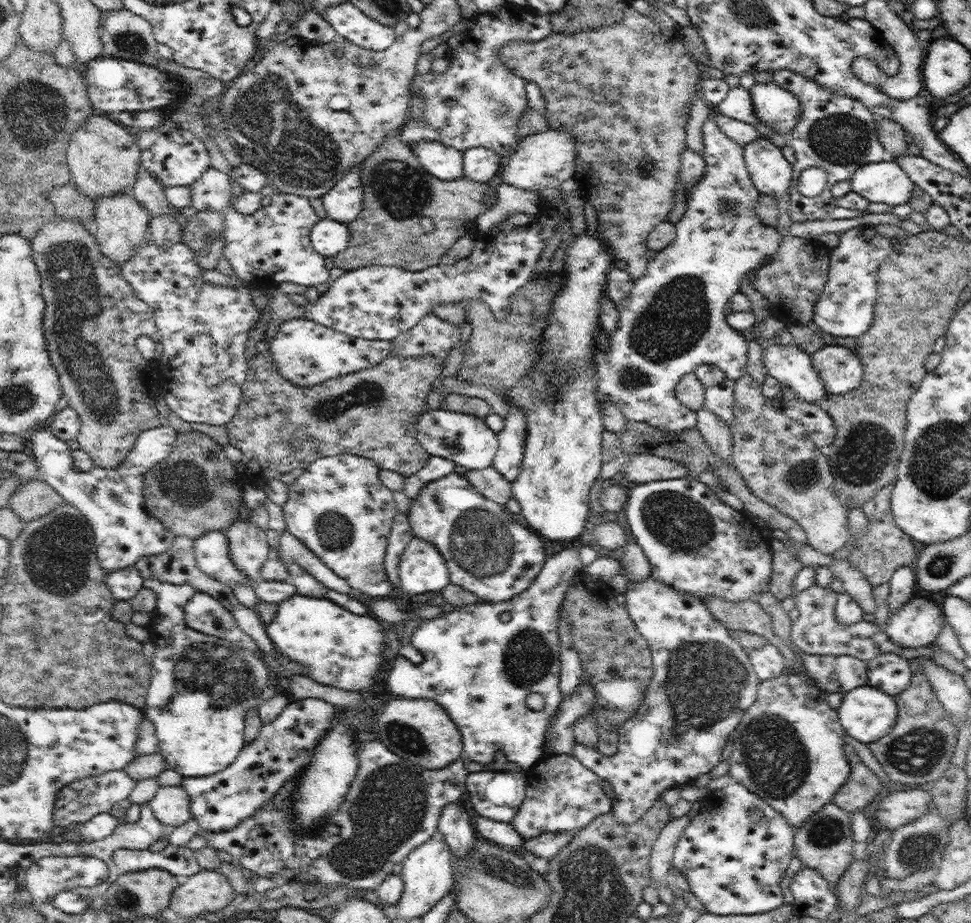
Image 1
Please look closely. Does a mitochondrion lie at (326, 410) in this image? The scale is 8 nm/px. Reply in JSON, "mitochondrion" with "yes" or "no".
{"mitochondrion":"yes"}

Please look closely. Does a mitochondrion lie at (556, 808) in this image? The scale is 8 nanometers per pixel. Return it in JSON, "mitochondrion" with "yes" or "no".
{"mitochondrion":"no"}

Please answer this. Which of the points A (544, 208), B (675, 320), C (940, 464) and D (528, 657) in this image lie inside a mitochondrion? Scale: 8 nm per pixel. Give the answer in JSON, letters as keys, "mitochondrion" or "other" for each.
{"A":"other","B":"mitochondrion","C":"mitochondrion","D":"mitochondrion"}

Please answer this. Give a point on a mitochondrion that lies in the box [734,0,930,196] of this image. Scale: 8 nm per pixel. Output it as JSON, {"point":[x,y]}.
{"point":[843,139]}

